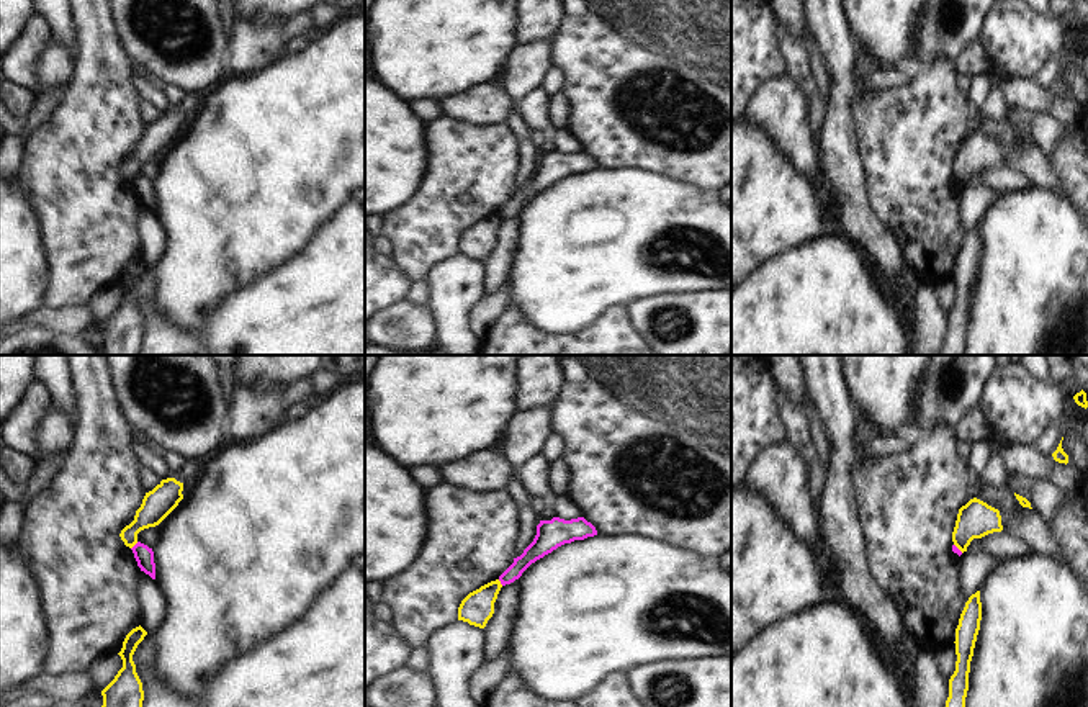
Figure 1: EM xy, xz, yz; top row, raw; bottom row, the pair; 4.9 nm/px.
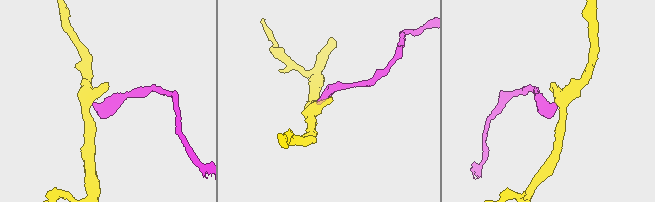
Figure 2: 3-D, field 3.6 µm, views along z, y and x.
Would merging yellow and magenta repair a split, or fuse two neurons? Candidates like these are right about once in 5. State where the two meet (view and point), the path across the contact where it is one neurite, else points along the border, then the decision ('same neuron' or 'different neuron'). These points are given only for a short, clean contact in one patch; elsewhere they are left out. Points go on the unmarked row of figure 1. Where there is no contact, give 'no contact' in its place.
xy (134, 177) | along xy (138, 175), (131, 182) | different neuron

